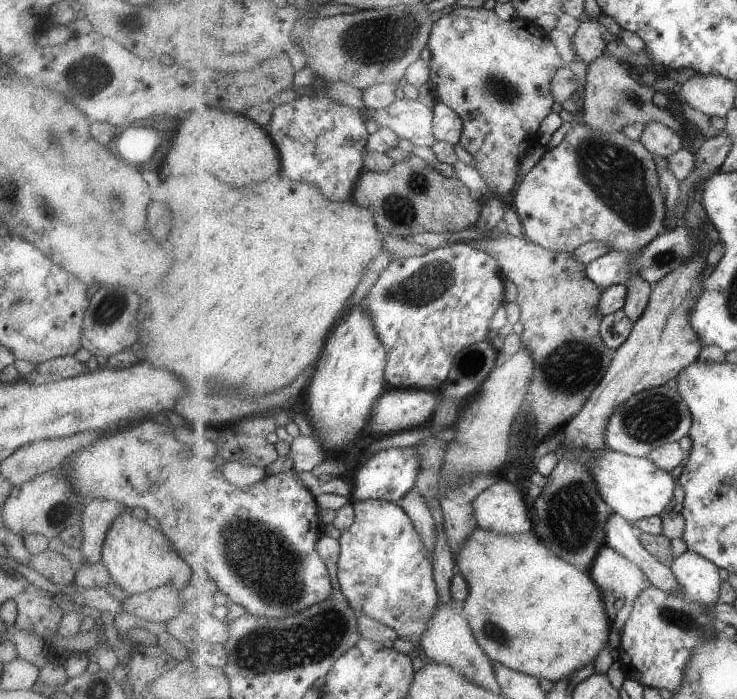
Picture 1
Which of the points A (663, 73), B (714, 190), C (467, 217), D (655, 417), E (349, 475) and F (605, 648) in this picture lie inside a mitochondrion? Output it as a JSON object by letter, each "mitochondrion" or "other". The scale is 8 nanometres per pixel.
{"A":"other","B":"other","C":"other","D":"mitochondrion","E":"other","F":"other"}

